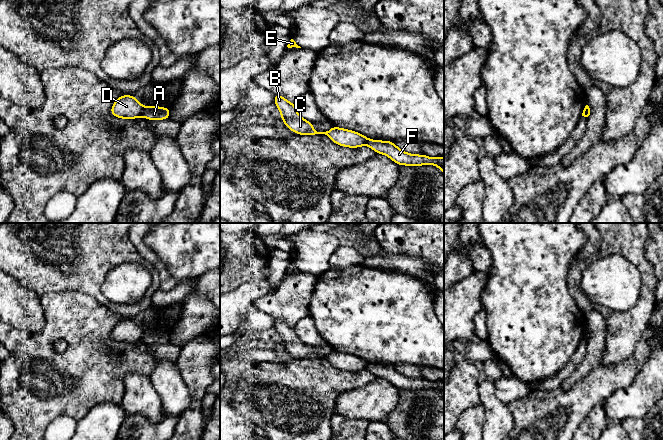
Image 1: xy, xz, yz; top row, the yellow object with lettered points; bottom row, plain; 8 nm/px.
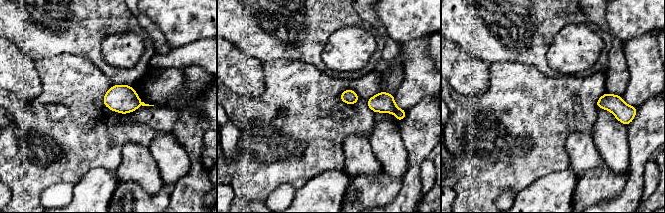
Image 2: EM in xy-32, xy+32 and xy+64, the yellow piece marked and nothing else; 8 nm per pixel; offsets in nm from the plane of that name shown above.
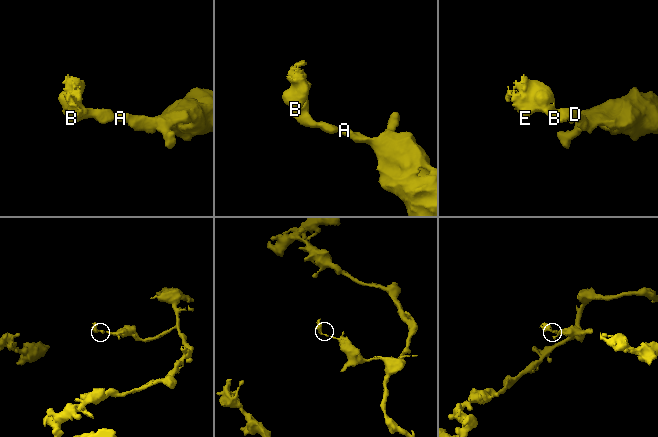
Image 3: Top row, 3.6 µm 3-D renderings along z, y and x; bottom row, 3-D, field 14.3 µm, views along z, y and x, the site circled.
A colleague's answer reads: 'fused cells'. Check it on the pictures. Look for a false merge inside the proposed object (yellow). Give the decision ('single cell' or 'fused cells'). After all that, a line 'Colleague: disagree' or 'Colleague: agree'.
fused cells
Colleague: agree

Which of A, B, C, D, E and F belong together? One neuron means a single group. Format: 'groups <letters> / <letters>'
groups A F / B C D E

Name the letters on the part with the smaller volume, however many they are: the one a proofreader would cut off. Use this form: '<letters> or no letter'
B, C, D, E

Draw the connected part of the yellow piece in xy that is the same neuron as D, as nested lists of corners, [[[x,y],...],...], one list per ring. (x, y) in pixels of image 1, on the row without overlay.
[[[123,319],[117,322],[110,335],[114,341],[136,343],[142,340],[143,330],[134,320]]]

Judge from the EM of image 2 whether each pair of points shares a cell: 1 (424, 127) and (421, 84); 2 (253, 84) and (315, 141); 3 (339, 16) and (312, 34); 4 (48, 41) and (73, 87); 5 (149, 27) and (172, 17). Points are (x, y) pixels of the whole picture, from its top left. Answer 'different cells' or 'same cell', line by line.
1: different cells
2: different cells
3: same cell
4: different cells
5: different cells

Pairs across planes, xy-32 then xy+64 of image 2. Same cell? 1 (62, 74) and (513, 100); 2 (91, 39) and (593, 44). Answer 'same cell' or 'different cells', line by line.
1: same cell
2: different cells

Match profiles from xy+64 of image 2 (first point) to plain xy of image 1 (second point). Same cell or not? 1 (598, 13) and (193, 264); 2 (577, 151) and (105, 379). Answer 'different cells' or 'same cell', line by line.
1: different cells
2: different cells

